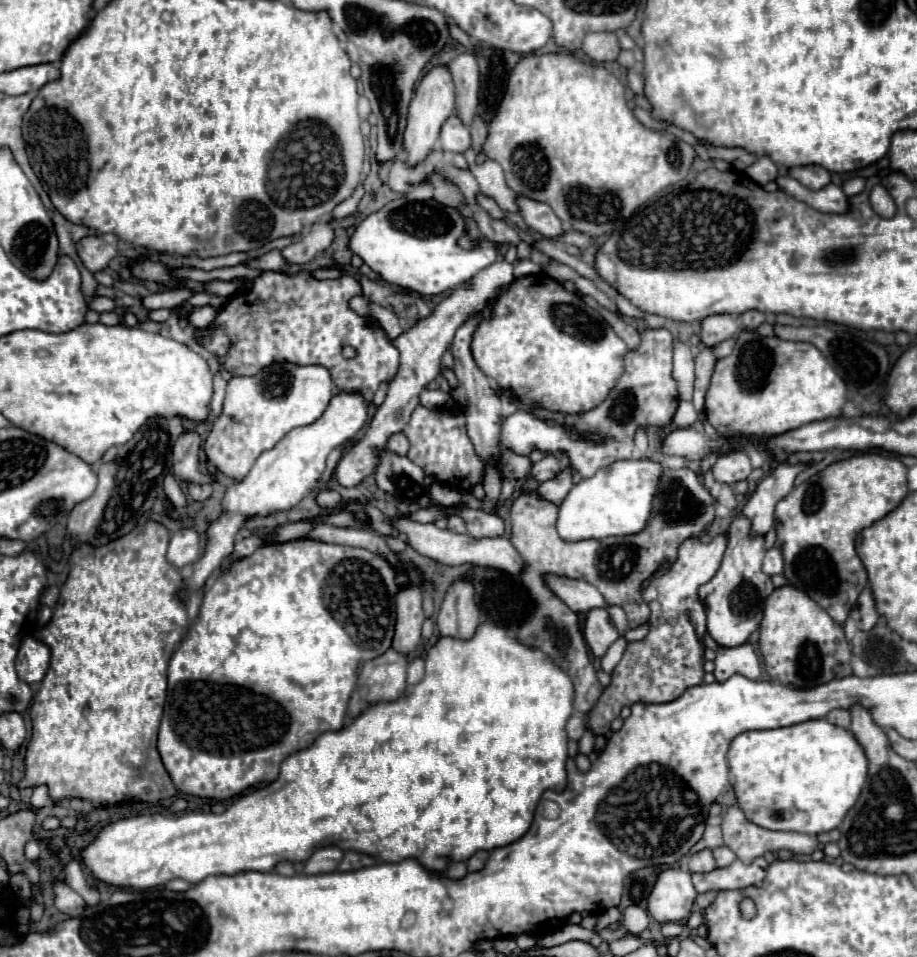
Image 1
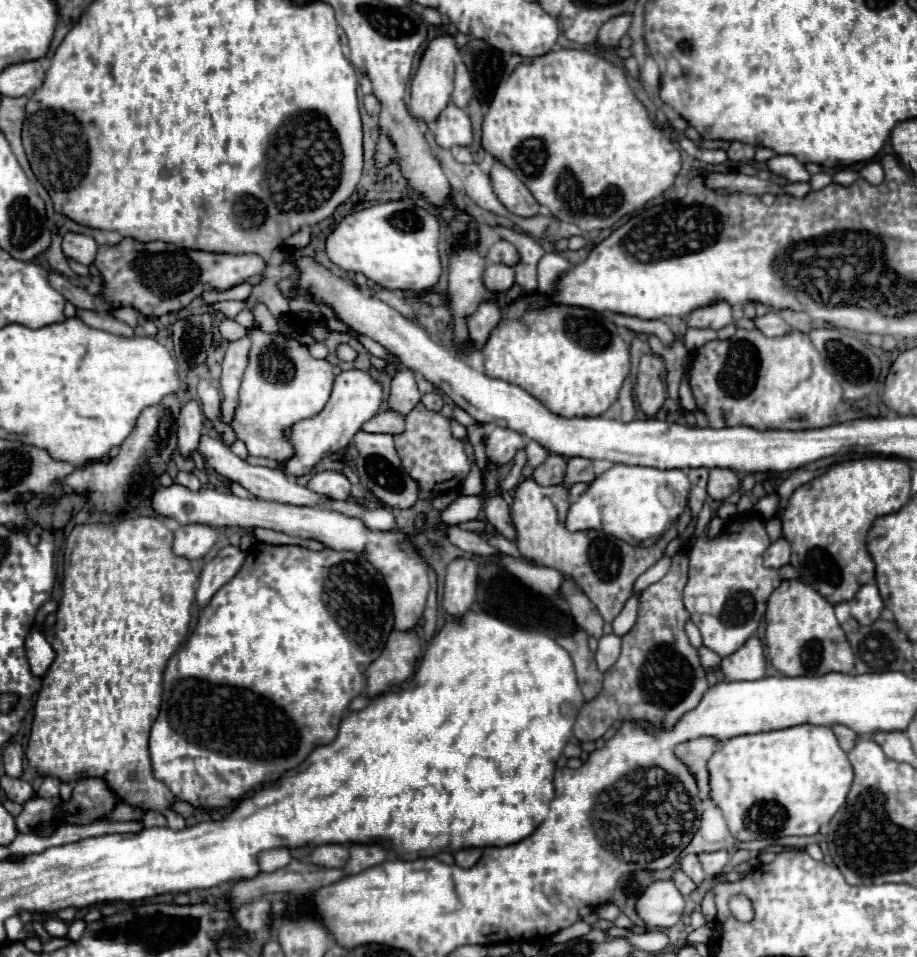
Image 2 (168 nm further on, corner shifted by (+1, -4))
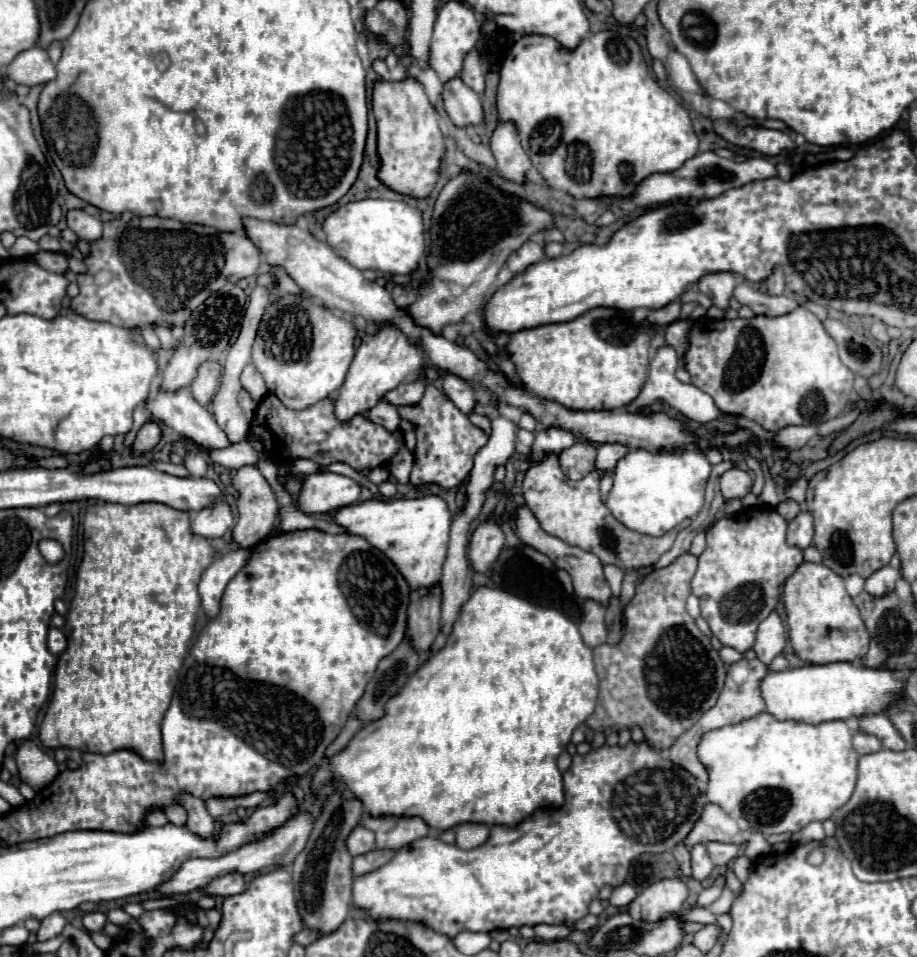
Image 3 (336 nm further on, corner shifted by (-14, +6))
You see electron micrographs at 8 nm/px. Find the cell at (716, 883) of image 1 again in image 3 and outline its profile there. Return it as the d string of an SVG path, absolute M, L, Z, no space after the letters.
M684 844L676 846L672 854L674 854L674 858L678 860L682 874L684 874L684 876L690 876L690 874L692 874L692 866L690 866L690 852L686 850L686 846L684 846Z

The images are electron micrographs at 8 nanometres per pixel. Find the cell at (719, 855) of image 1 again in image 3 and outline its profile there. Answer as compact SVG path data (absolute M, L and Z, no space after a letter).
M708 842L706 844L708 854L716 866L726 866L734 858L738 858L738 846L736 844L722 844L722 842Z

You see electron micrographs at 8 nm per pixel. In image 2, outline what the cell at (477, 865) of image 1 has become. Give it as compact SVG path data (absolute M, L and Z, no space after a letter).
M465 848L465 850L457 850L453 852L455 856L455 864L461 868L471 868L479 858L481 858L481 850L479 848Z

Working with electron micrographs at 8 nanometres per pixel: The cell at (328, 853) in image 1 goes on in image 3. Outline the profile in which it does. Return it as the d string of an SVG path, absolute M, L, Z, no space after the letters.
M356 826L348 840L346 840L346 846L348 846L348 852L352 856L360 856L360 854L366 854L366 852L372 852L374 850L374 834L362 826Z

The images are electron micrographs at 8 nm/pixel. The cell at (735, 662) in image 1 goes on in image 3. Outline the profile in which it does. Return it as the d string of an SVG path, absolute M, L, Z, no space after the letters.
M772 612L764 622L760 622L752 650L760 662L770 666L770 662L782 654L784 646L786 646L784 626L782 626L778 614Z

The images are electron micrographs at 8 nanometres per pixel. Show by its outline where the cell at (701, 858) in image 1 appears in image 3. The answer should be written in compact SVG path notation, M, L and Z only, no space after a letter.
M696 844L692 848L692 878L704 880L704 878L708 878L712 874L712 870L714 870L714 864L708 858L706 844Z

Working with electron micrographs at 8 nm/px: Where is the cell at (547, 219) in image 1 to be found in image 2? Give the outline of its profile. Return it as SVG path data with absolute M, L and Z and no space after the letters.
M493 160L489 176L491 176L495 196L499 198L501 204L505 204L509 212L519 216L539 214L539 204L533 198L533 194L527 190L525 184L521 184L521 180L517 180L517 176L505 164Z

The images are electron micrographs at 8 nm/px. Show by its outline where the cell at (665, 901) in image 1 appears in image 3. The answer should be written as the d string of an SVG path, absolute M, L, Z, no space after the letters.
M664 878L650 884L628 908L636 920L660 922L672 914L682 912L686 898L690 896L688 886L680 878Z

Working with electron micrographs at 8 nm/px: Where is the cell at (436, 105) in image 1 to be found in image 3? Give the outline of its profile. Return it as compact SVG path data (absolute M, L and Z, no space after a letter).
M448 2L440 10L436 24L434 24L434 34L432 34L432 46L430 46L430 68L438 74L440 82L448 82L452 78L460 76L460 70L464 66L464 56L476 47L480 38L480 23L475 12L470 6L462 2Z

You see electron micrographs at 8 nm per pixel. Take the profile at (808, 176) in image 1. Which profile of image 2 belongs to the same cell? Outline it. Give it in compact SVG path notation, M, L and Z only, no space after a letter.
M789 154L773 156L765 164L775 176L783 176L789 182L809 182L809 178L811 178L811 174L805 170L805 166L795 156L789 156Z

